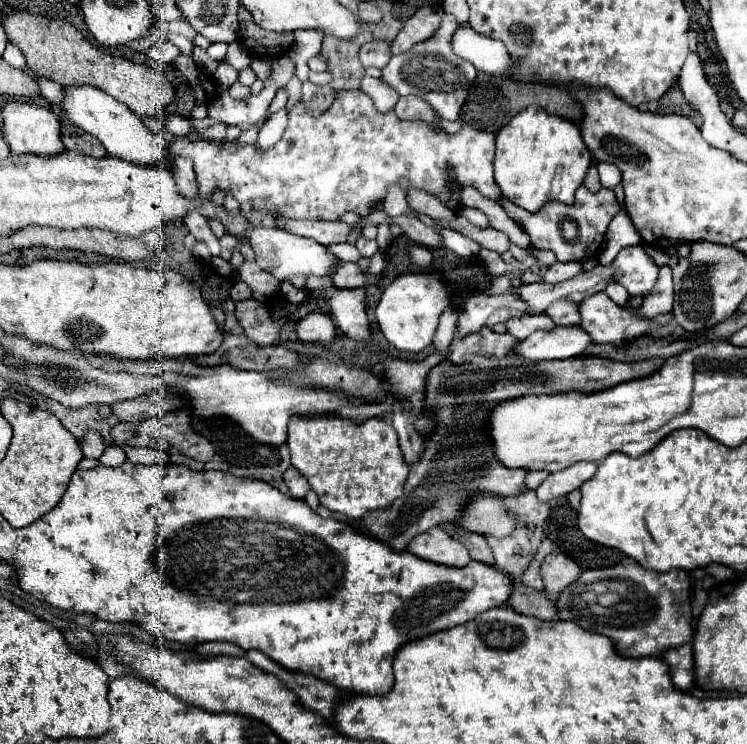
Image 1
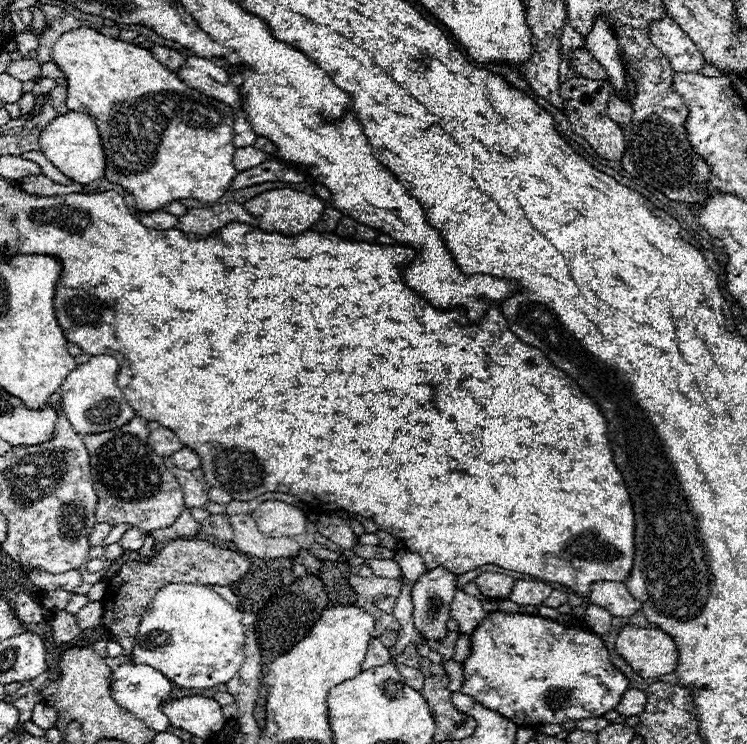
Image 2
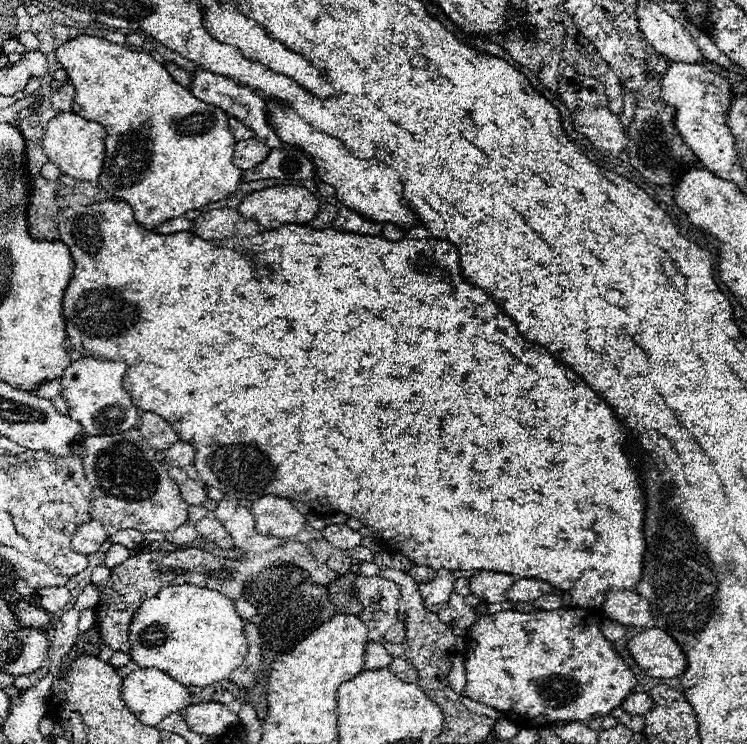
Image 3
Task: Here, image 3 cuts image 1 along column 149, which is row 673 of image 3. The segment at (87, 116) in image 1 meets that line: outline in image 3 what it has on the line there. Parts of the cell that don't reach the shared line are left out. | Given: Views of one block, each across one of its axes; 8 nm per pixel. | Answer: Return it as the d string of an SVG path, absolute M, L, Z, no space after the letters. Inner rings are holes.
M138 668L122 682L122 702L138 716L138 720L142 720L142 724L156 728L166 716L188 706L188 690L158 668Z

